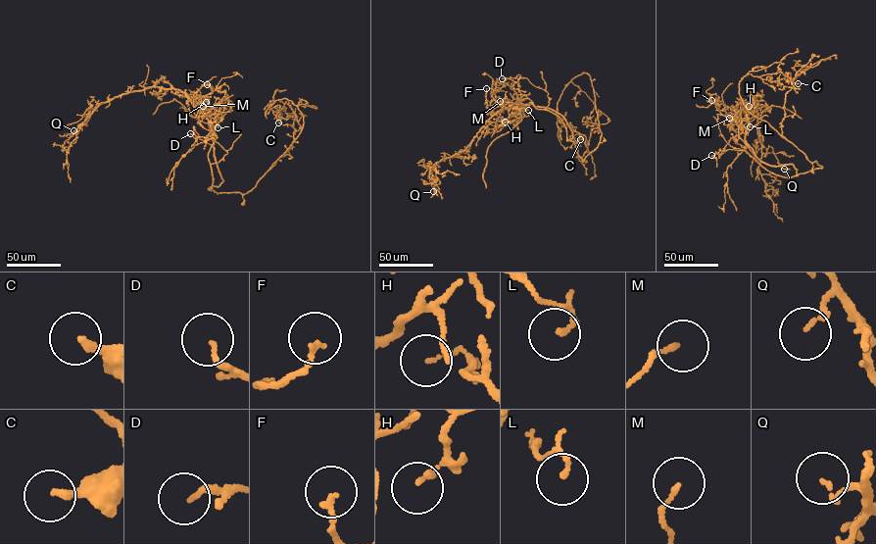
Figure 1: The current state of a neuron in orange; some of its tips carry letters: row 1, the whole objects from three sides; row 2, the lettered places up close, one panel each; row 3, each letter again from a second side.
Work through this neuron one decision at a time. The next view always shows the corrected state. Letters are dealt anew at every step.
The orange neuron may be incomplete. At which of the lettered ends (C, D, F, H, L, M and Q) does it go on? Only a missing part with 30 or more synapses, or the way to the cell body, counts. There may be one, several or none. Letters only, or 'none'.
none

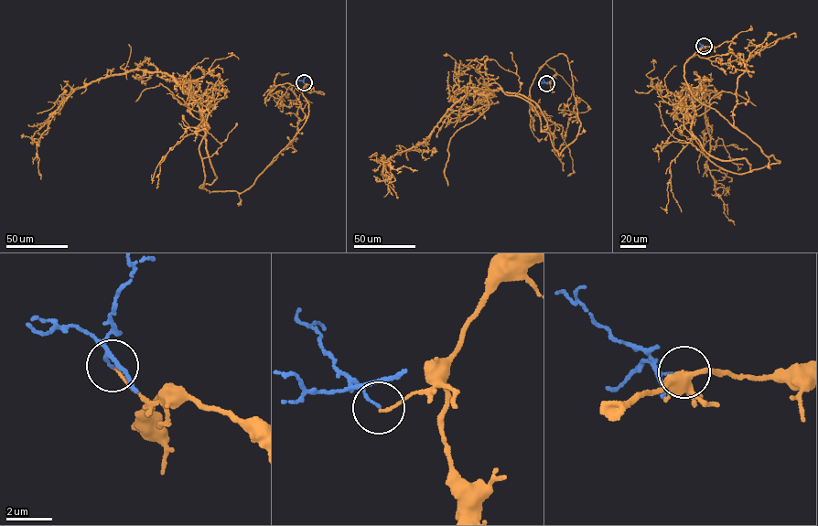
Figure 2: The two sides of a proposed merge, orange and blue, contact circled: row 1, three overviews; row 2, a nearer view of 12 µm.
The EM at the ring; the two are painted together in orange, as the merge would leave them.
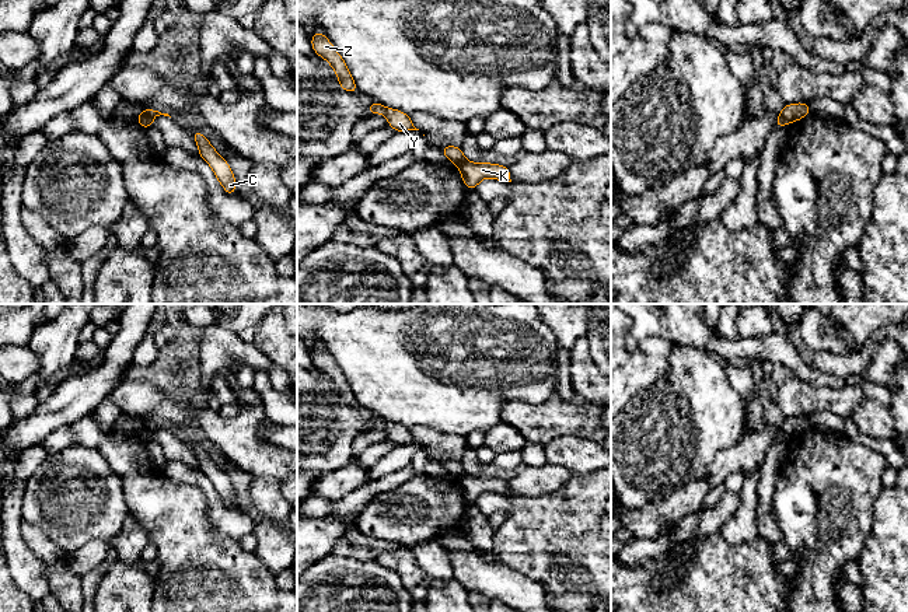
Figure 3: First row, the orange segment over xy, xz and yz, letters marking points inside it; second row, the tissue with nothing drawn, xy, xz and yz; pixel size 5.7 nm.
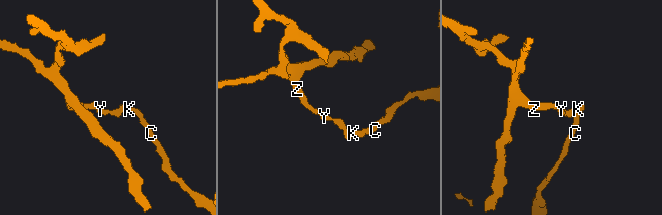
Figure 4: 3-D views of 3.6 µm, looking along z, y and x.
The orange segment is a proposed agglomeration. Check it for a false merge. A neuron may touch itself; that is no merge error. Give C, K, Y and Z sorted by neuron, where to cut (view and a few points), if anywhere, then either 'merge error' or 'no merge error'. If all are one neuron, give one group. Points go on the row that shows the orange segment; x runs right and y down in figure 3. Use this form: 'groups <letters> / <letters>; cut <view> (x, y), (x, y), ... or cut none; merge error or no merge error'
groups C K / Y Z; cut xy (143, 111), (152, 119); merge error

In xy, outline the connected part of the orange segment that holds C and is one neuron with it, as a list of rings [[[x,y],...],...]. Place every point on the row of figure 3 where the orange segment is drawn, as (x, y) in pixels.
[[[193,130],[191,134],[198,144],[198,154],[210,165],[226,193],[234,196],[237,181],[228,162],[214,150],[203,133]]]

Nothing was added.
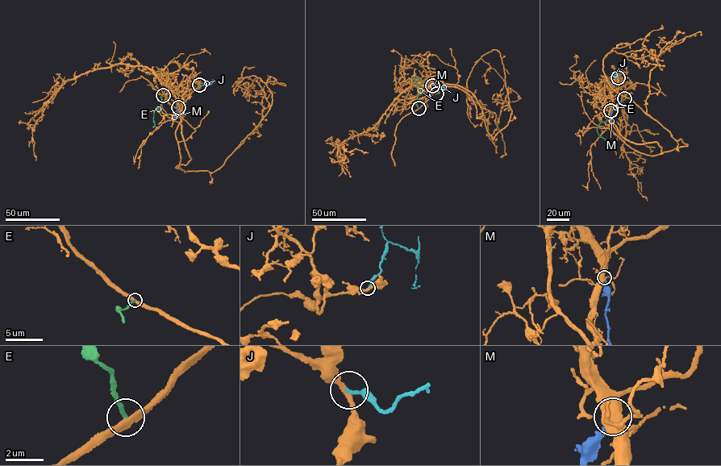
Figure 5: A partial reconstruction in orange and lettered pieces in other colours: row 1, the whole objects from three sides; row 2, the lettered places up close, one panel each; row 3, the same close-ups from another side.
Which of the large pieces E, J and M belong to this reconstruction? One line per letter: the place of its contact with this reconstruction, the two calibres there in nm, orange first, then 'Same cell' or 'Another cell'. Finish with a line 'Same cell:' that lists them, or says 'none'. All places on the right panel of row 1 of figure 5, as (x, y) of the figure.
E: Touches orange at (624, 98). Thickness 340 nm (orange) against 190 nm. Another cell
J: Touches orange at (618, 77). Thickness 240 nm (orange) against 180 nm. Another cell
M: Touches orange at (610, 110). Thickness 500 nm (orange) against 200 nm. Another cell
Same cell: none

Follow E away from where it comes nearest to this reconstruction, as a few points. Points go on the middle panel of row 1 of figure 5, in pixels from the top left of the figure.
E: (418, 108), (417, 97), (420, 90), (414, 78), (423, 82)

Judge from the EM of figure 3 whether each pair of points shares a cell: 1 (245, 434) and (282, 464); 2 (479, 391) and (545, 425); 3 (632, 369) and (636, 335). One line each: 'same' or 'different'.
1: same
2: different
3: different

